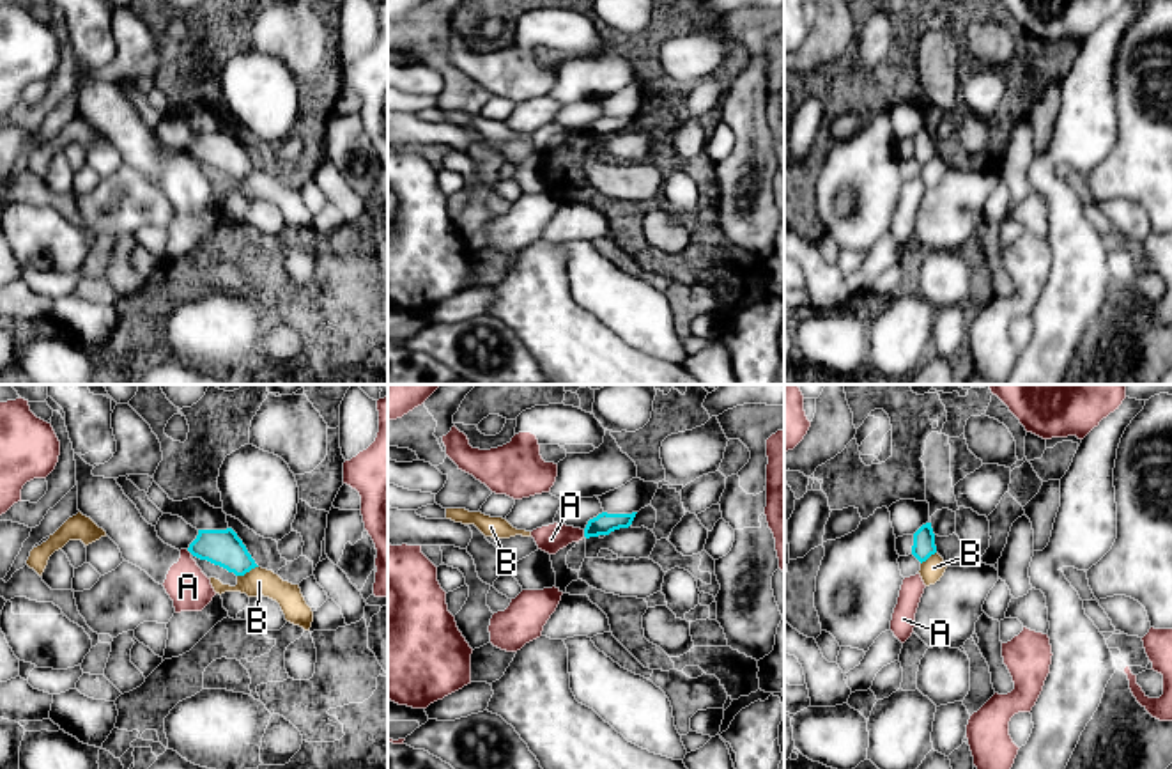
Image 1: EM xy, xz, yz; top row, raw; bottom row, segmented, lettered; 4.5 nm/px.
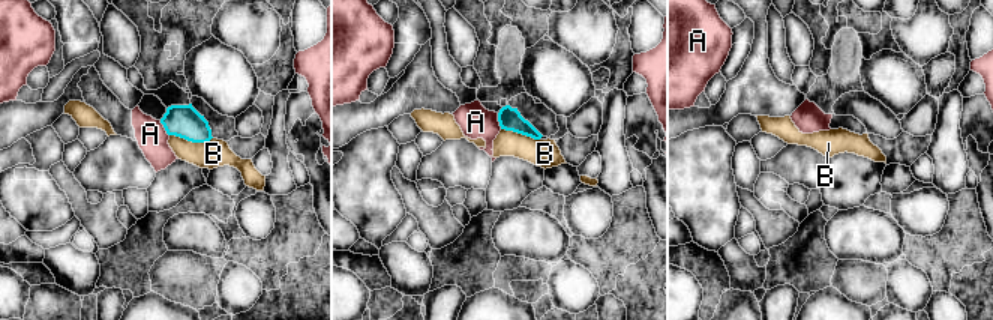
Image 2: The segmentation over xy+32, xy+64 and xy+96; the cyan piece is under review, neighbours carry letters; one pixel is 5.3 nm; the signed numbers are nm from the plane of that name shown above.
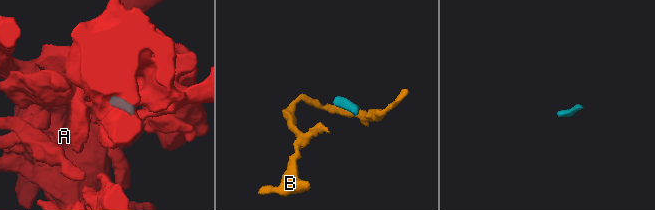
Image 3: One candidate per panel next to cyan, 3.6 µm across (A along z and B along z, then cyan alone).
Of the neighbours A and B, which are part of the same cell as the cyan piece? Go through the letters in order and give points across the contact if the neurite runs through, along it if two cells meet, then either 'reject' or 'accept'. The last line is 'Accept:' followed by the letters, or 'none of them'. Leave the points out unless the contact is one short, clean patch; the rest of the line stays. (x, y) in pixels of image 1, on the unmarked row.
A: along xz (583, 133), (585, 139) | reject
B: along xy (257, 169), (238, 179) | reject
Accept: none of them

